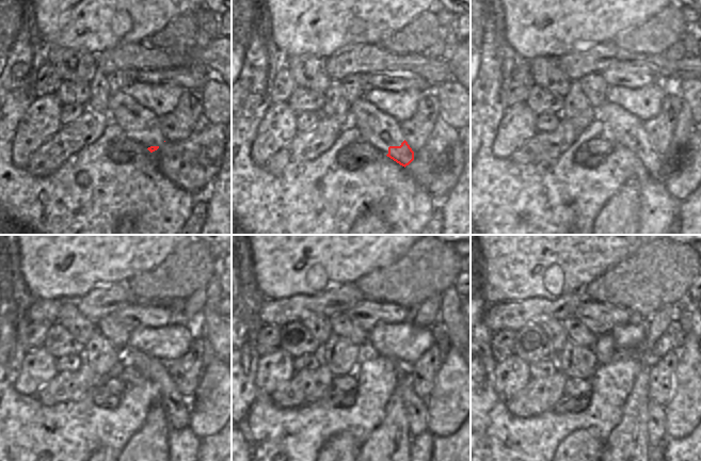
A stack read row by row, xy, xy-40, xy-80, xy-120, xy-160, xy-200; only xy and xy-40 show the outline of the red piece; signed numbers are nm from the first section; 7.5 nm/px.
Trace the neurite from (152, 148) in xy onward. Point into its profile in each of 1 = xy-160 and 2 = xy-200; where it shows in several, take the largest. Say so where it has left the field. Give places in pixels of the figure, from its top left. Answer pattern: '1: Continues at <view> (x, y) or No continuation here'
1: Continues at xy-160 (416, 409)
2: Continues at xy-200 (656, 427).

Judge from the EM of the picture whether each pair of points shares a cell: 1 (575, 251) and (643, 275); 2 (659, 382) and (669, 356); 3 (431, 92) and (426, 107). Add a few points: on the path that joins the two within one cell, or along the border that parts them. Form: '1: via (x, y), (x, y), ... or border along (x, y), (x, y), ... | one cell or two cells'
1: border along (636, 250), (594, 279) | two cells
2: via (660, 376), (668, 363) | one cell
3: via (430, 95), (428, 104) | one cell

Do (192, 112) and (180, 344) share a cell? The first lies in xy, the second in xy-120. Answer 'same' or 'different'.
different

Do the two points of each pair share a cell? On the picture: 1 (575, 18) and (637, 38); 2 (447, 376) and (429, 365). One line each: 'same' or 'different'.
1: different
2: different

